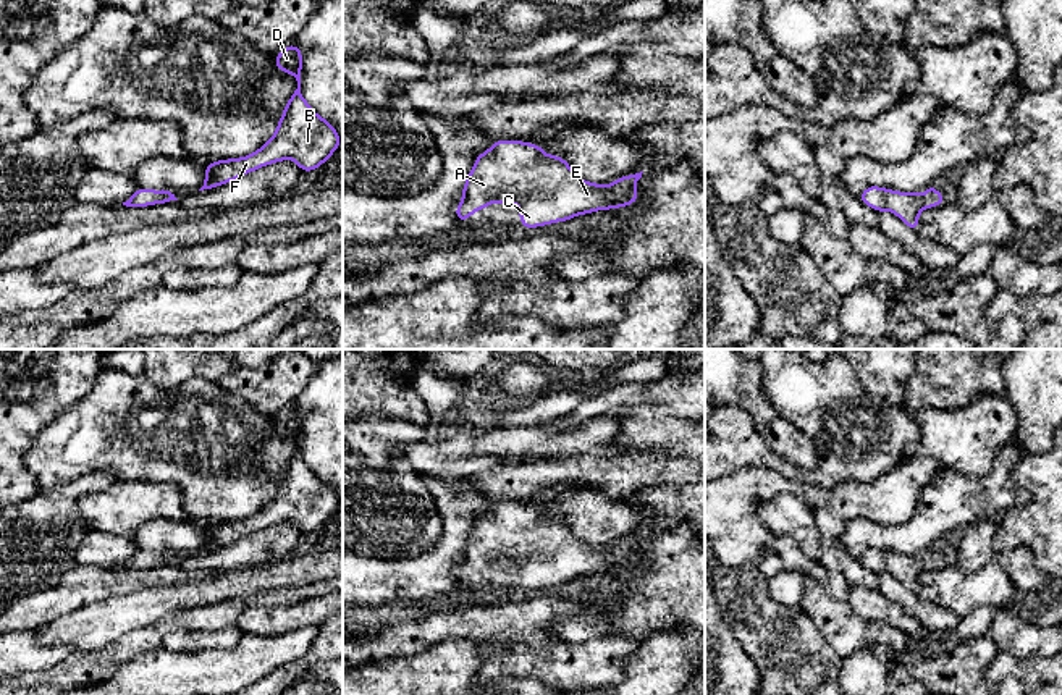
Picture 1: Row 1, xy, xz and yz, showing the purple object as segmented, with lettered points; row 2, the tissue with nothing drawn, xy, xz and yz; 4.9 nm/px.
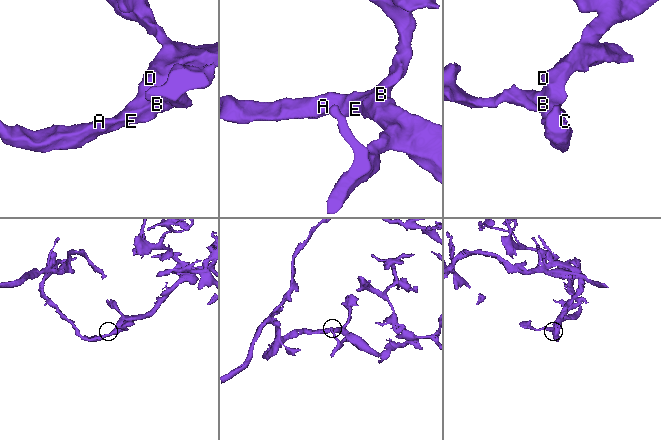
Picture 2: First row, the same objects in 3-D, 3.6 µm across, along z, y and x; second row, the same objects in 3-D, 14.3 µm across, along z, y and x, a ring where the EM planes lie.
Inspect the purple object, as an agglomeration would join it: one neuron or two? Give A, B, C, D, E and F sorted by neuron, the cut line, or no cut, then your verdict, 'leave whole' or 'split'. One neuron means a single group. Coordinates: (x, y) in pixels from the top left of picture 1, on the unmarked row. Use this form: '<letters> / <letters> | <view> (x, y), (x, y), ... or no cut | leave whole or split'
A B C D E F | no cut | leave whole

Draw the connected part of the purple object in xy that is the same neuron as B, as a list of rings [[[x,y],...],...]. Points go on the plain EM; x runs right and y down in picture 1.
[[[291,406],[275,419],[275,428],[297,443],[270,503],[247,519],[218,522],[207,527],[205,543],[199,553],[234,543],[265,527],[286,520],[294,522],[301,533],[314,533],[325,525],[341,506],[331,485],[318,478],[301,456],[302,414]]]

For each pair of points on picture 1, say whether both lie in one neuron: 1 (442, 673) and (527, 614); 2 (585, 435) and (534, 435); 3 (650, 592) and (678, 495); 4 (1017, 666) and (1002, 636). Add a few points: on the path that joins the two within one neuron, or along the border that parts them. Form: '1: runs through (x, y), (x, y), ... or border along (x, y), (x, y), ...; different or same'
1: border along (443, 640), (474, 640), (487, 652), (477, 678); different
2: runs through (573, 438), (547, 438); same
3: border along (670, 522), (653, 526); different
4: border along (999, 652), (1022, 658), (1045, 658); different

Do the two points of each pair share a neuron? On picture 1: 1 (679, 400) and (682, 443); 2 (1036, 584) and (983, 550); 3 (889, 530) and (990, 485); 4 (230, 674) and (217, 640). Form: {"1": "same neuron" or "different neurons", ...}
{"1": "different neurons", "2": "same neuron", "3": "same neuron", "4": "different neurons"}

